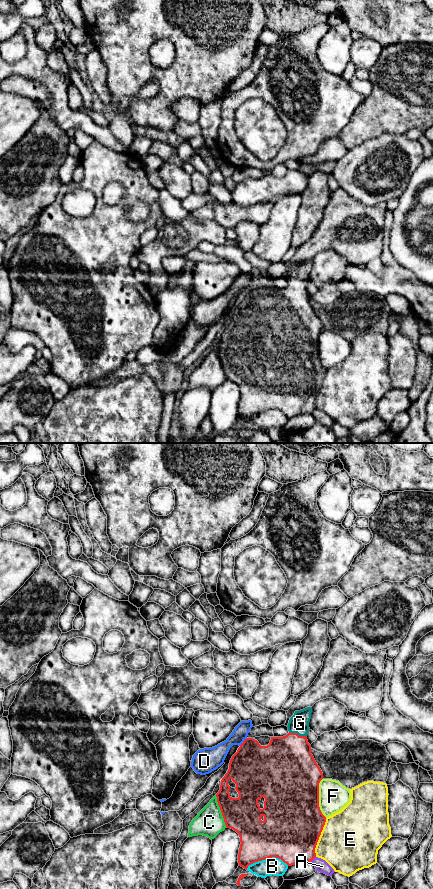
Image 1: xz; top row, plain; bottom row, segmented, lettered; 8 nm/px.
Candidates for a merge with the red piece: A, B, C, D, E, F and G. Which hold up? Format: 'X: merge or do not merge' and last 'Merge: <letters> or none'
A: do not merge
B: do not merge
C: do not merge
D: do not merge
E: do not merge
F: do not merge
G: merge
Merge: G

